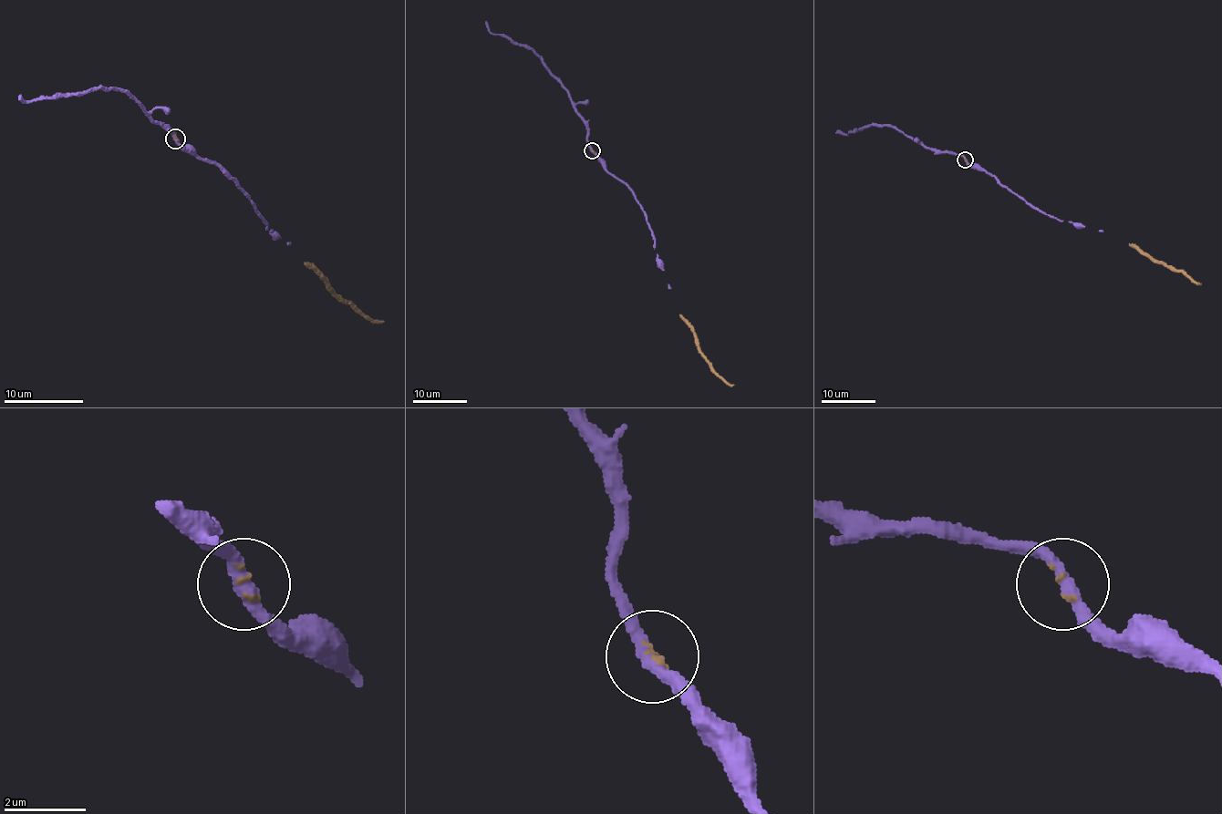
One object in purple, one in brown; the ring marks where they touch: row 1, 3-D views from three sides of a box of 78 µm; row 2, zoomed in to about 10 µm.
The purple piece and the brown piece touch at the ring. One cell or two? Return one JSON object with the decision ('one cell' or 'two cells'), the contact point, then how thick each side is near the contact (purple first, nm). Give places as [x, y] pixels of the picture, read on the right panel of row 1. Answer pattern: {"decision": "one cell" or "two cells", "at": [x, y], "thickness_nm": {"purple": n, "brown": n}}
{"decision": "one cell", "at": [965, 159], "thickness_nm": {"purple": 320, "brown": 100}}

